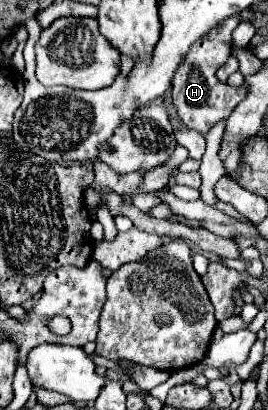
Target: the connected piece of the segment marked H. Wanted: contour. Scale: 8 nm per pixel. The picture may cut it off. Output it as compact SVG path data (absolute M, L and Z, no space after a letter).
M232 16L232 20L224 20L224 24L216 28L216 32L210 32L208 36L204 36L204 40L200 40L200 44L194 44L188 50L184 64L176 70L176 80L172 82L172 100L176 112L186 128L200 134L206 134L216 122L228 120L232 110L246 96L246 83L232 88L216 78L216 70L232 56L232 30L238 26L238 22L238 16Z

